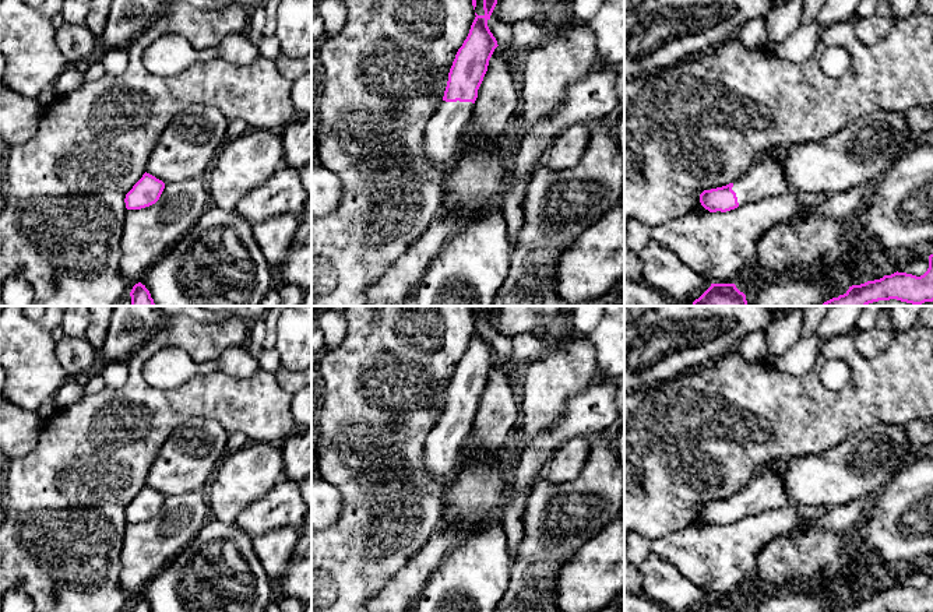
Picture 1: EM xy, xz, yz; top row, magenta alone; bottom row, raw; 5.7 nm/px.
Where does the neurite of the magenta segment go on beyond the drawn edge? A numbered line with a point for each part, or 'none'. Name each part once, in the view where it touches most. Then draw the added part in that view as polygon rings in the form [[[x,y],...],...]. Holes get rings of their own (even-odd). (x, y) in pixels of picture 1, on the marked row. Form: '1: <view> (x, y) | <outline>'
1: xz (442, 133) | [[[443,101],[425,131],[423,151],[433,163],[450,163],[458,137],[468,123],[473,109],[472,102]]]

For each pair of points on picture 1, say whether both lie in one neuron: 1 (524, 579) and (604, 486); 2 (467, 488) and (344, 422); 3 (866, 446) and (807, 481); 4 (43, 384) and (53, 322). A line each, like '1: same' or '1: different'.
1: same
2: different
3: same
4: same

